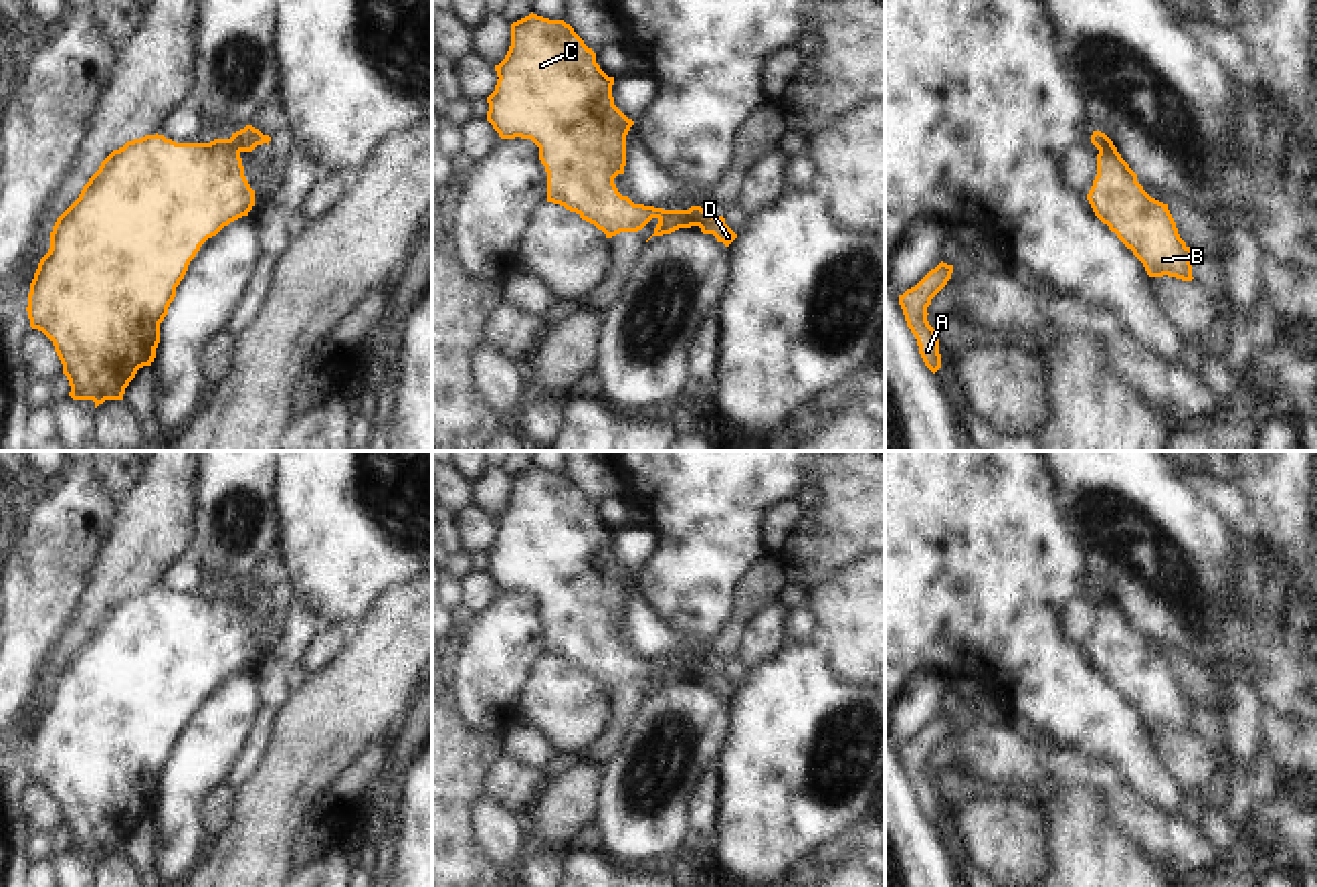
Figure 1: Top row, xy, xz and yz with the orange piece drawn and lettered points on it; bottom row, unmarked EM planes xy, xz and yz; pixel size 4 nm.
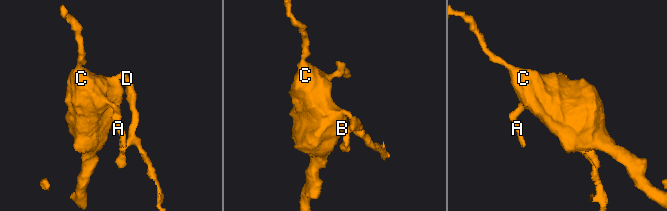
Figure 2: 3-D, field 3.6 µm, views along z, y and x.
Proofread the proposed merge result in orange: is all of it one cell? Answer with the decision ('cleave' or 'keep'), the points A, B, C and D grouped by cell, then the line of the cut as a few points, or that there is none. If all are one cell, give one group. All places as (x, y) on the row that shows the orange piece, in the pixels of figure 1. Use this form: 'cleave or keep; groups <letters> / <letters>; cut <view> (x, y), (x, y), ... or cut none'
cleave; groups A B C / D; cut xz (687, 211), (691, 225)

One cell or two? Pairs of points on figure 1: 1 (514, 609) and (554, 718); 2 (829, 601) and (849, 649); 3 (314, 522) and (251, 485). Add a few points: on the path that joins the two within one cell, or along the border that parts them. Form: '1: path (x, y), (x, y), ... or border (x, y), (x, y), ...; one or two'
1: border (546, 653), (524, 690), (518, 712); two
2: path (841, 613), (849, 621), (849, 637); one
3: border (273, 483), (271, 500); two

